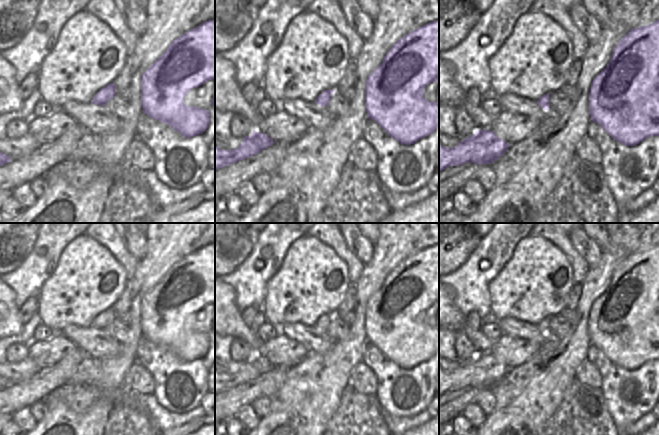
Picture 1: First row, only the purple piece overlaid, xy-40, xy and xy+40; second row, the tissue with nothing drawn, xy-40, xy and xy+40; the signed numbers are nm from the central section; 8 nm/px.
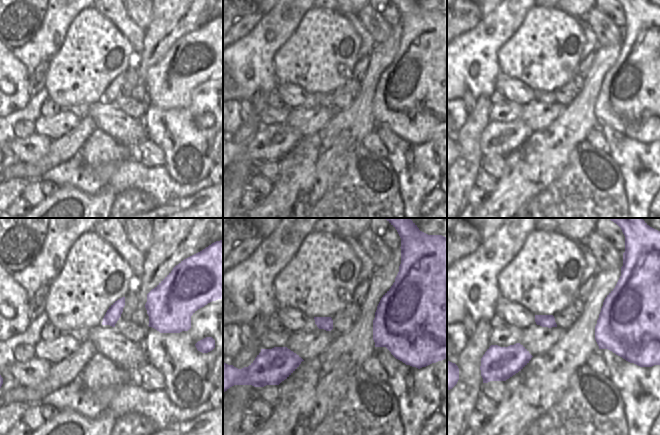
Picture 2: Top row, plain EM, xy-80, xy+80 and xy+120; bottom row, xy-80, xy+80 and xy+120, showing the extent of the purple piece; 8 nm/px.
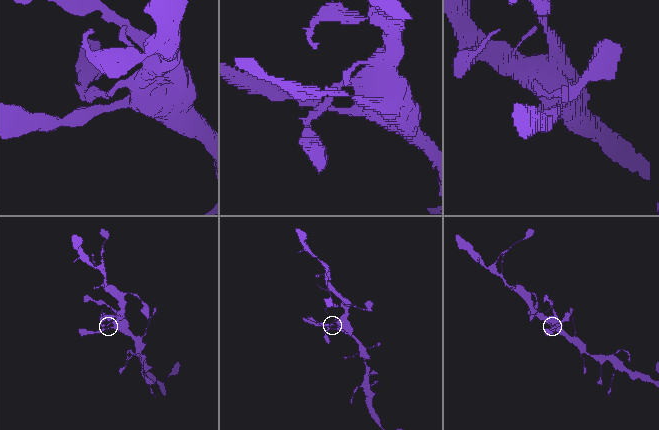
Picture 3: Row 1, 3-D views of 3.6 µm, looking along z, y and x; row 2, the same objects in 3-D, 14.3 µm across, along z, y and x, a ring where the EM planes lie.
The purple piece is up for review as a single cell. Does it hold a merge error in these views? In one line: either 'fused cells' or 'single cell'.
single cell

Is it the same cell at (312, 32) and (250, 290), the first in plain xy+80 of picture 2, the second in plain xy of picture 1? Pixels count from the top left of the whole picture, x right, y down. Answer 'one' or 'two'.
two

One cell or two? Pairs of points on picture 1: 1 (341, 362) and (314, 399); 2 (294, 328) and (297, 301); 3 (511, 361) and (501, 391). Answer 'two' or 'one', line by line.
1: one
2: two
3: two

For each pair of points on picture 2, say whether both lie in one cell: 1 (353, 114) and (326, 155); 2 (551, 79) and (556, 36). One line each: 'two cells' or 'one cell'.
1: one cell
2: one cell

